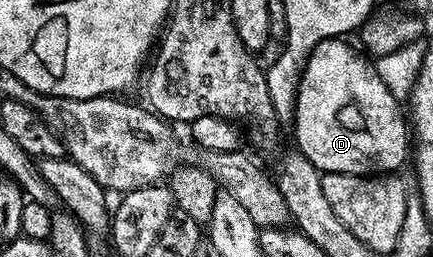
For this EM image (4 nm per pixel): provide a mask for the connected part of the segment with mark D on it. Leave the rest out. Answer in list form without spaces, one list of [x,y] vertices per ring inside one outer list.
[[[343,39],[322,41],[321,43],[317,43],[317,47],[313,47],[313,51],[307,57],[303,74],[299,80],[299,90],[297,91],[297,99],[295,100],[295,116],[293,118],[295,141],[299,144],[296,145],[298,152],[303,153],[305,159],[309,159],[309,163],[316,165],[323,173],[352,173],[354,177],[394,174],[396,171],[399,171],[399,168],[401,168],[406,161],[407,164],[409,161],[409,125],[405,120],[404,110],[403,113],[399,110],[400,102],[389,91],[389,87],[385,87],[385,83],[381,83],[374,64],[372,64],[358,48],[355,50],[353,46],[346,45],[347,43],[348,42]]]

